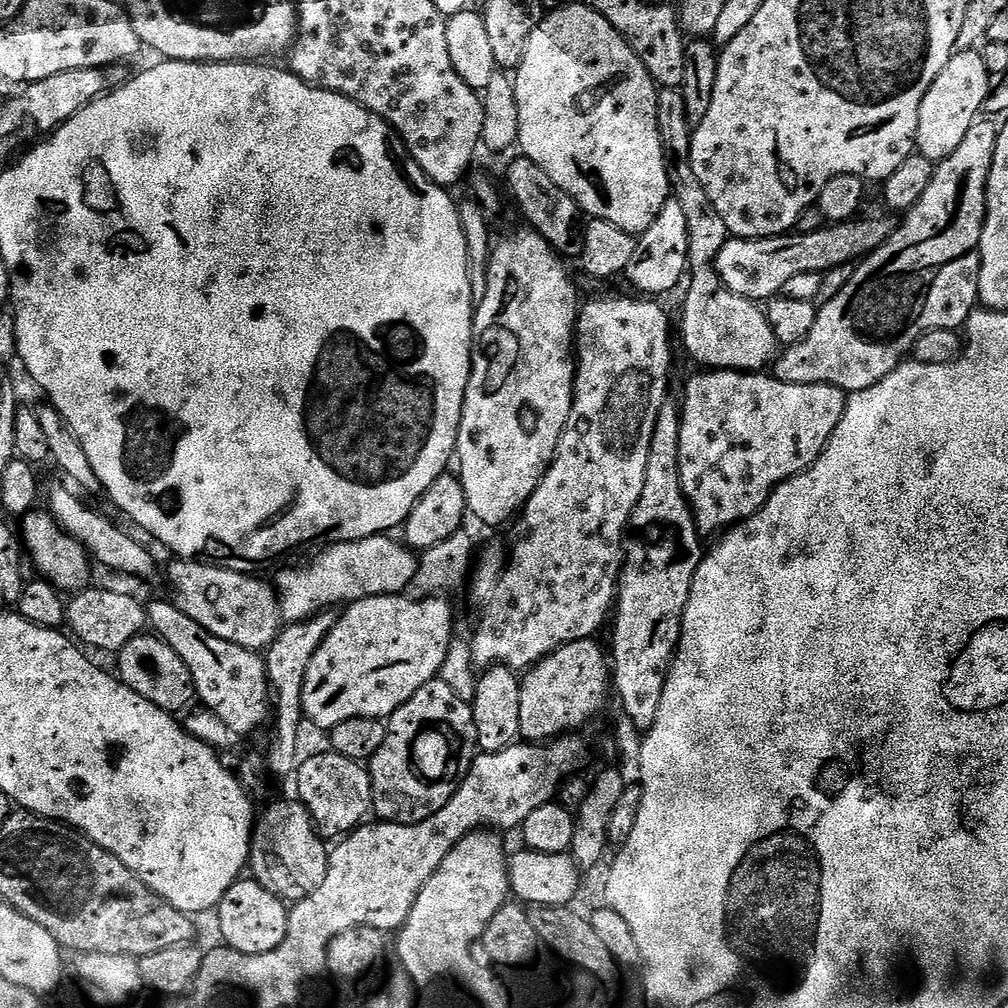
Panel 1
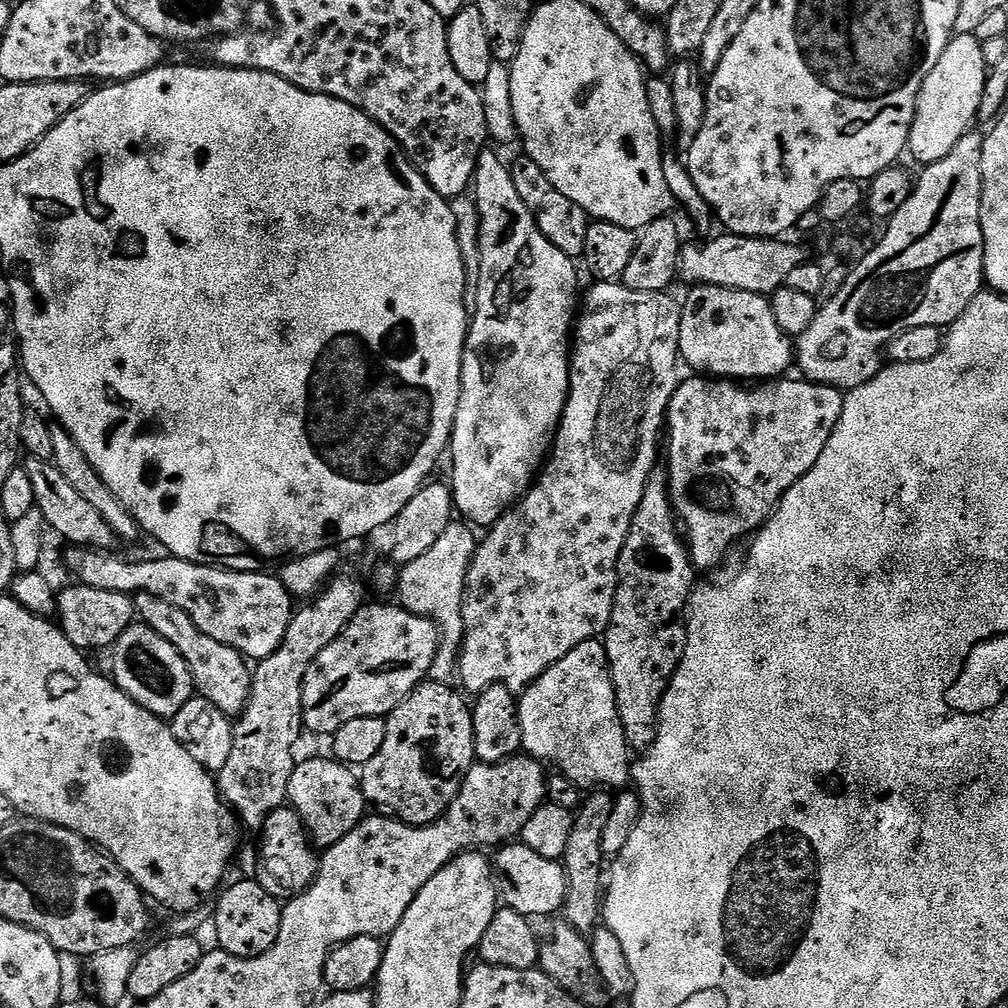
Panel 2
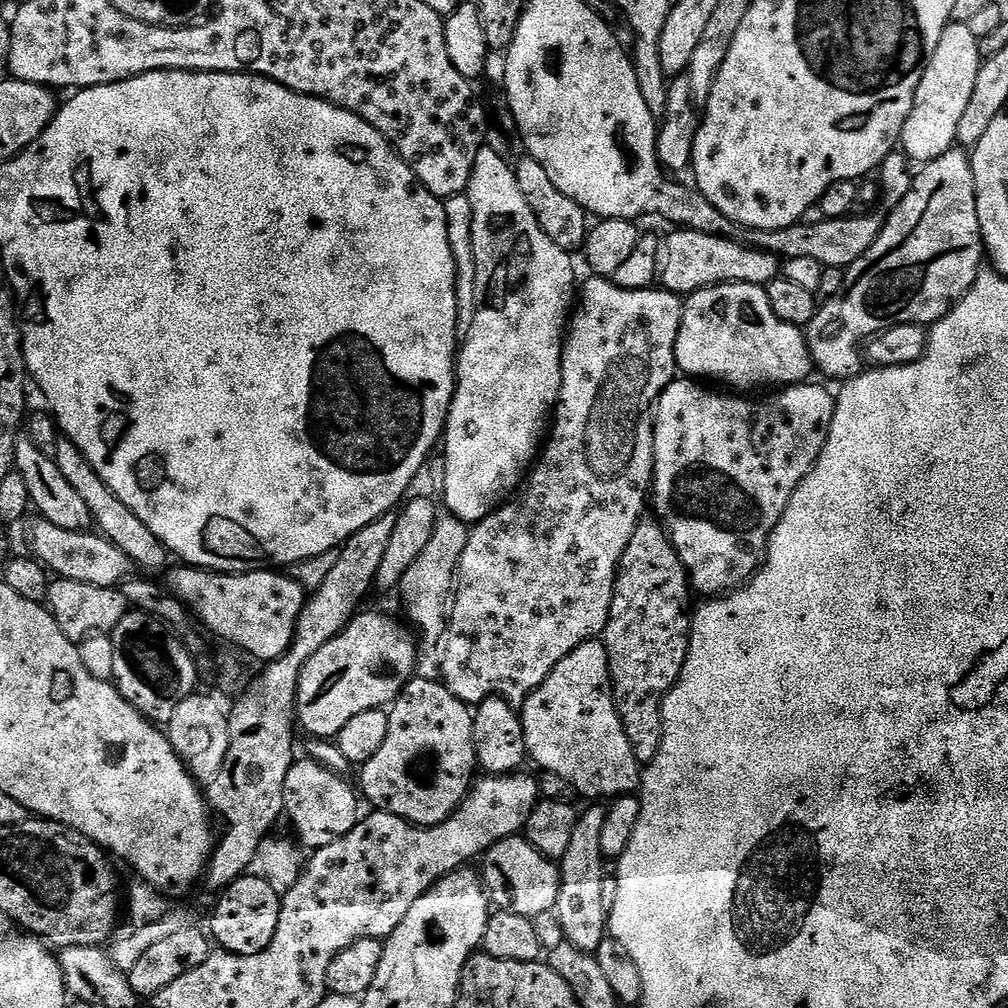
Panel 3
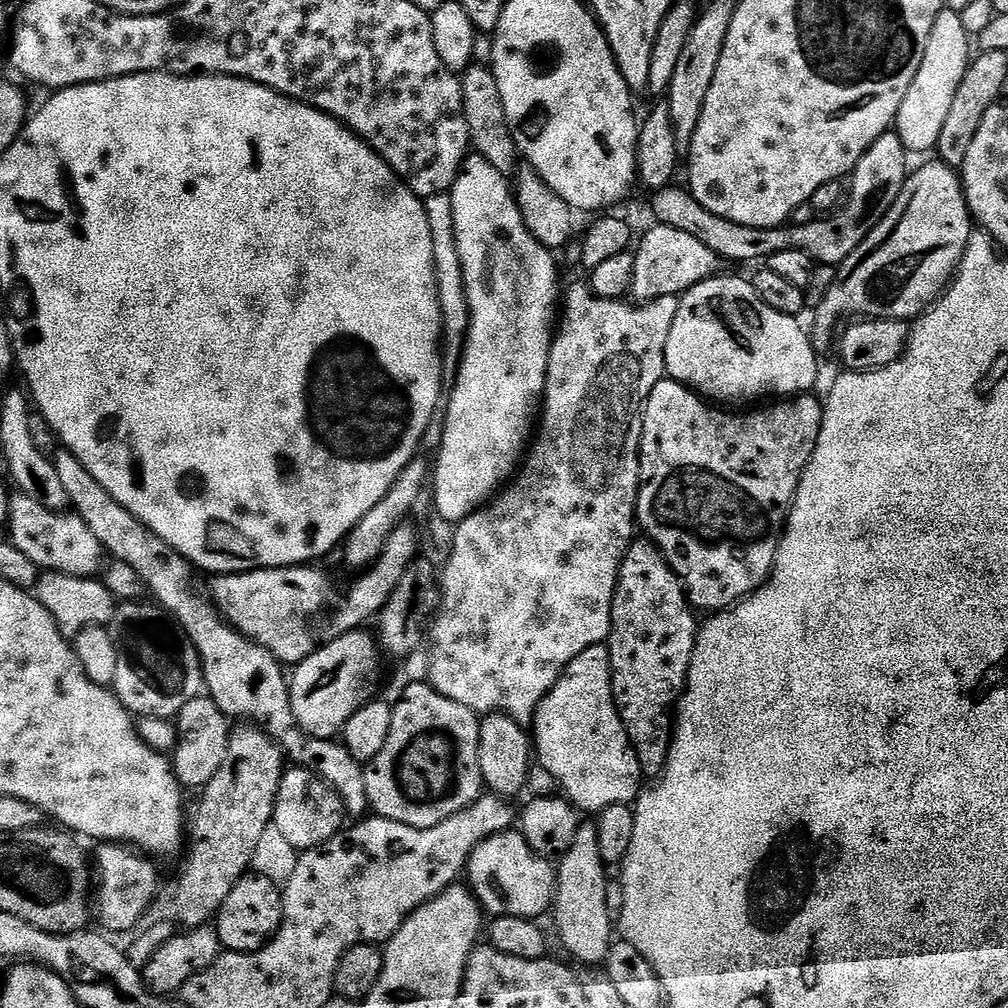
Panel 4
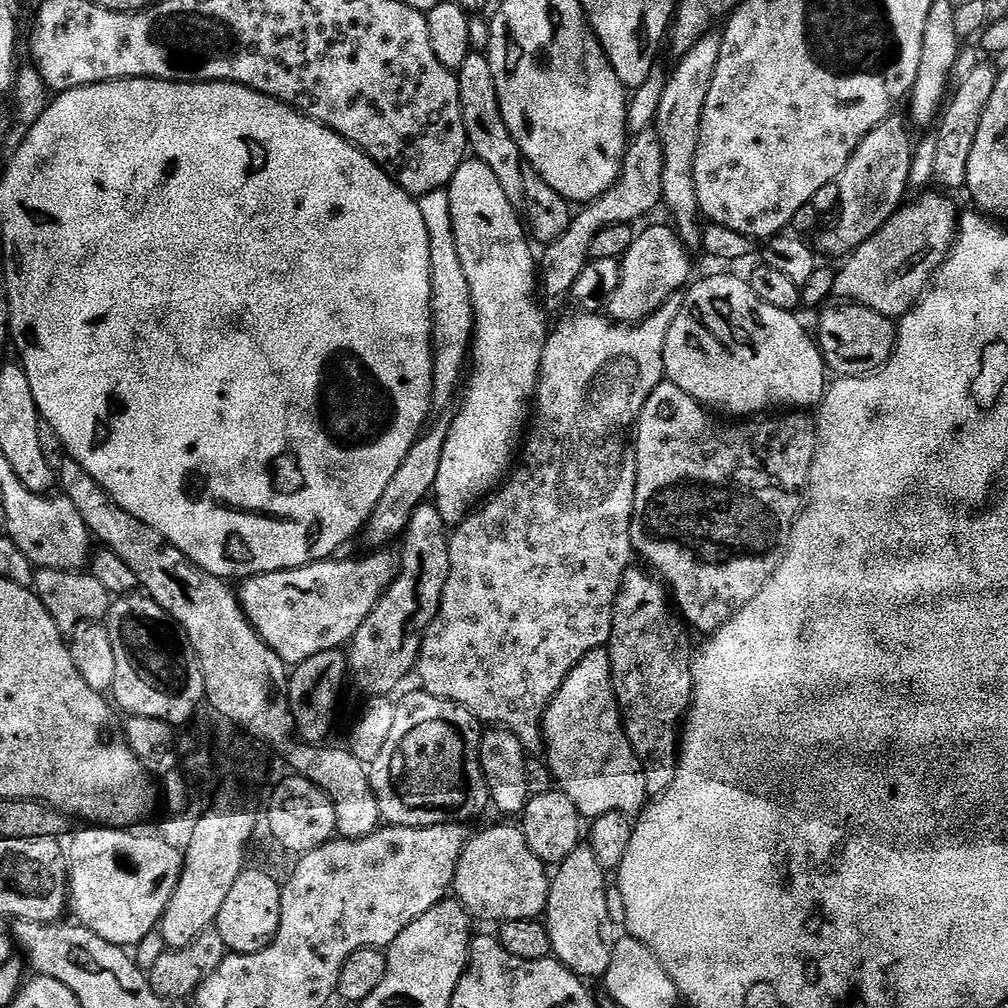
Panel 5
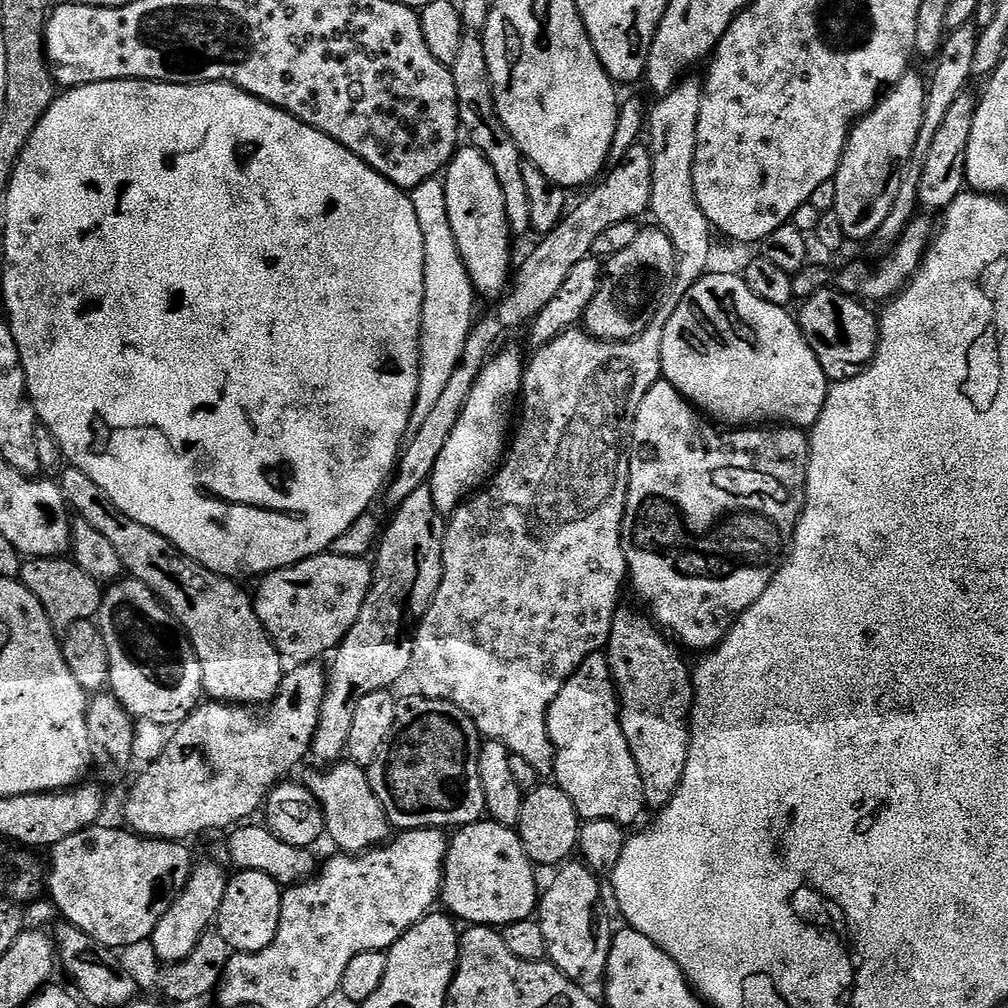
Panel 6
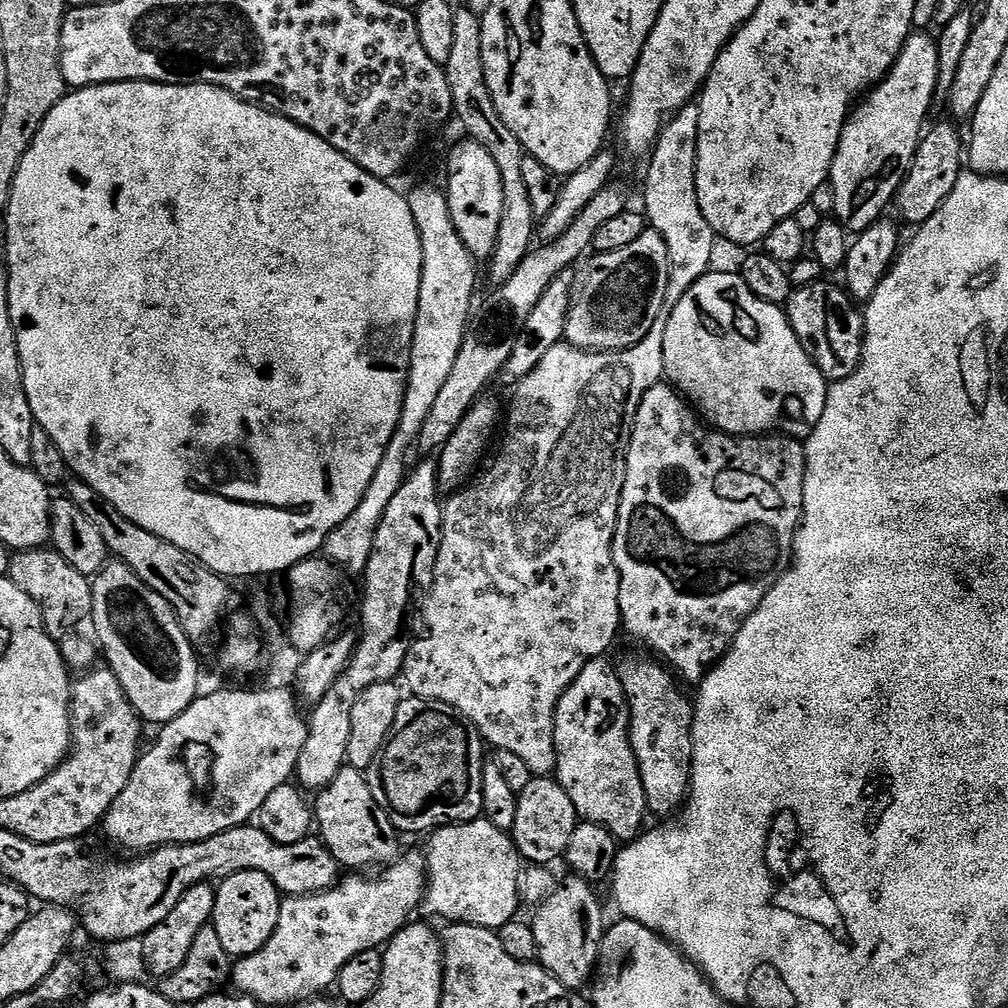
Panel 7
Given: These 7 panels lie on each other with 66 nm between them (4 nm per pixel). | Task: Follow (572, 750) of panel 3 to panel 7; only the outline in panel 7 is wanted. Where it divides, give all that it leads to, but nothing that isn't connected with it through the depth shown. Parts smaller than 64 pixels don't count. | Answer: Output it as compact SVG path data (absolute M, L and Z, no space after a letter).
M608 658L591 660L578 674L578 678L562 694L556 704L556 723L552 725L556 743L556 770L554 778L570 794L574 810L581 821L589 820L598 826L606 826L617 841L631 842L641 835L645 827L644 816L649 815L646 794L642 790L640 767L634 758L632 743L628 737L628 699L622 690L620 673Z

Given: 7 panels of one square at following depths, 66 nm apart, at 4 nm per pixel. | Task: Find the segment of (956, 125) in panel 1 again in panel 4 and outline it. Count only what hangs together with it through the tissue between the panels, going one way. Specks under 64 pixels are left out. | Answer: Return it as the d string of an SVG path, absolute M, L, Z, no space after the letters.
M949 6L938 14L934 30L930 34L930 42L926 46L926 58L922 58L922 66L918 66L918 74L894 125L895 135L900 137L905 149L912 154L928 152L931 148L933 151L939 145L946 118L950 118L956 95L967 78L968 69L974 59L973 41L963 25L961 13L954 8Z

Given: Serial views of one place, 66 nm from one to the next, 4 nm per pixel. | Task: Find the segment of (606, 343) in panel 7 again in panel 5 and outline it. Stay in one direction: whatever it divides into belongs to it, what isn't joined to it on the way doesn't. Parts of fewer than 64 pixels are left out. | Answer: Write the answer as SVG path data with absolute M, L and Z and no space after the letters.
M652 224L641 236L639 233L633 239L630 250L620 260L620 281L616 289L606 297L607 315L615 323L631 324L633 326L640 324L647 316L656 315L656 311L662 308L666 301L677 295L676 291L680 287L683 289L689 283L688 275L692 272L692 260L688 257L690 255L689 249L684 241L680 239L680 234L675 227L665 224Z

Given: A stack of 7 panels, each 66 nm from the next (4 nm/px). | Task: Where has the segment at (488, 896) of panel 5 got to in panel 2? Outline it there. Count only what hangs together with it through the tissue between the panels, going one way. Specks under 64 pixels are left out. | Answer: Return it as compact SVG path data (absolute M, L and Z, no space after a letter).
M509 842L496 854L494 879L499 895L507 907L518 910L518 914L529 918L548 918L563 909L568 893L568 875L564 872L561 861L542 858L542 854L534 854L534 850L530 850L530 846L523 842Z

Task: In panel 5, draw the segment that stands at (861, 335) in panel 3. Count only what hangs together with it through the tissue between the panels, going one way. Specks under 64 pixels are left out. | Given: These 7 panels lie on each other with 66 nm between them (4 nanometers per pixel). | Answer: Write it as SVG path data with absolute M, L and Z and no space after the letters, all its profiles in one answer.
M930 191L917 195L920 197L913 204L905 203L876 235L841 263L845 264L836 272L835 290L841 301L861 304L889 318L905 316L916 305L958 235L958 211L948 197L951 195Z

